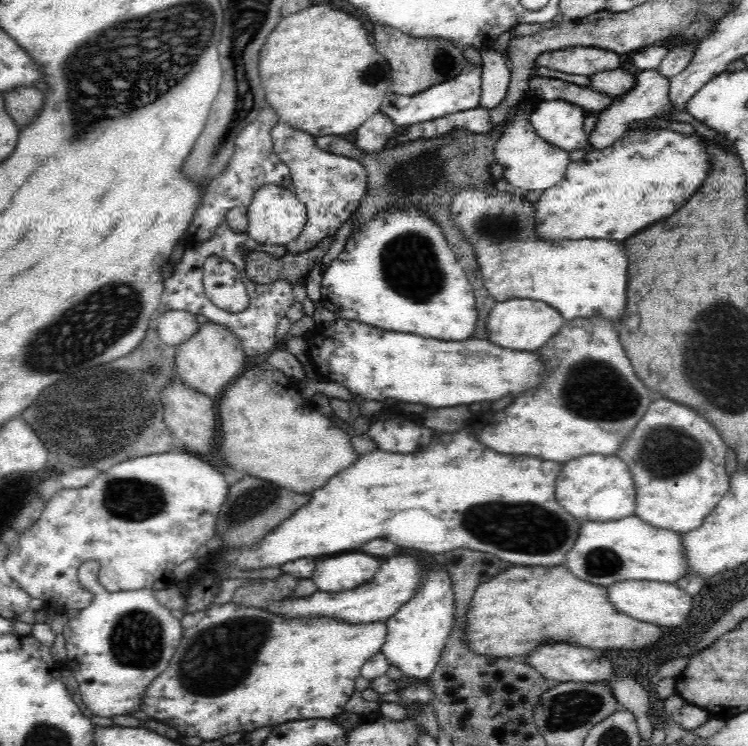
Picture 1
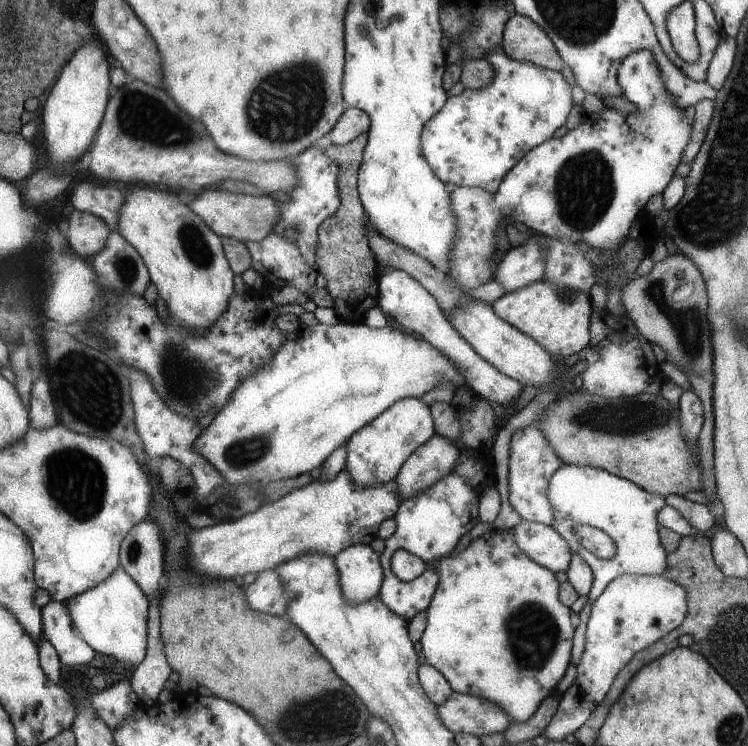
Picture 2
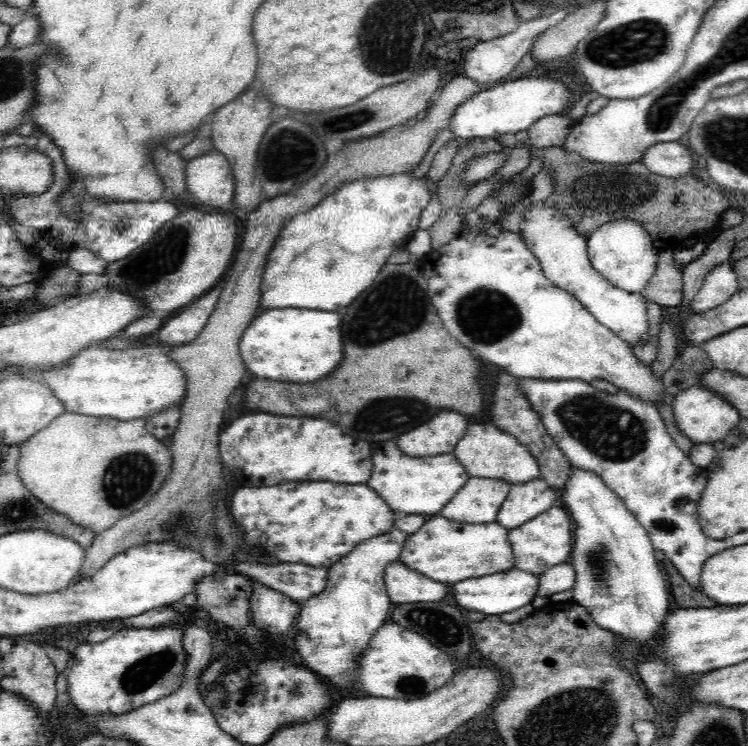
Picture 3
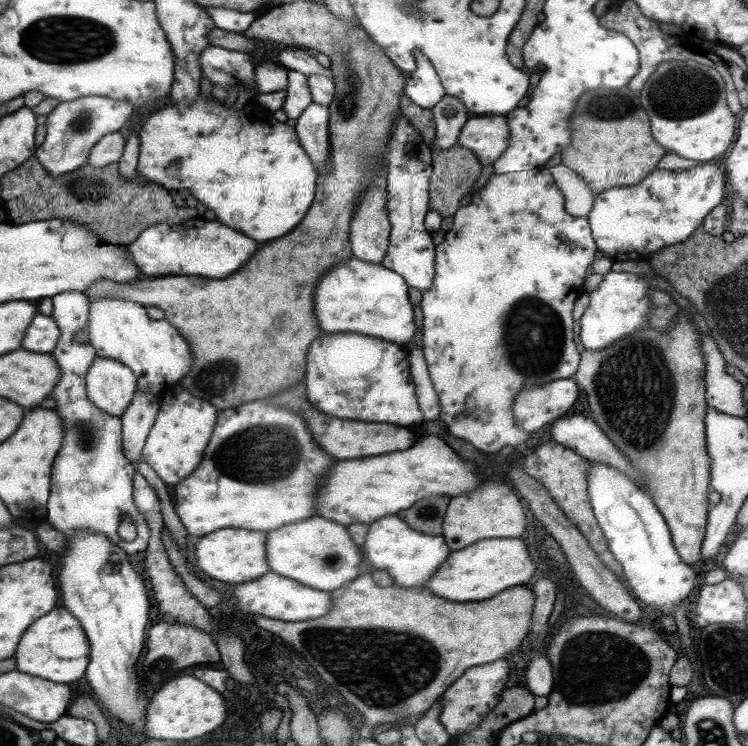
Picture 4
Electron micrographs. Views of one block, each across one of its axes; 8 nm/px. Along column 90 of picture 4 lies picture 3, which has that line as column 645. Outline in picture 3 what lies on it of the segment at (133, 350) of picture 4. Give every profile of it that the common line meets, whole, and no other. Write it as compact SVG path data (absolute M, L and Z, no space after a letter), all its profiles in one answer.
M542 202L532 204L530 210L524 212L524 218L520 224L520 228L522 228L520 238L526 244L526 248L540 262L546 278L552 284L556 284L558 288L564 288L572 296L576 296L594 314L594 318L600 324L610 328L616 336L620 336L626 342L646 344L646 340L650 340L648 322L646 322L646 306L644 306L646 298L642 294L632 294L632 292L626 292L626 290L610 284L610 280L606 280L592 266L590 256L588 256L588 240L576 234L576 230L572 228L574 224L570 224L570 220L566 220L568 216L562 216L558 212L560 210L556 206L552 206L552 204L544 206Z

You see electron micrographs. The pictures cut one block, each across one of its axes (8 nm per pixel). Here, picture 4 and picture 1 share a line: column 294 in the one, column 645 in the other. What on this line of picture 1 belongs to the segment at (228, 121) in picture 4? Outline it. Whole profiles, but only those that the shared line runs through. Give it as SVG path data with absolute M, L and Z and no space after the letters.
M638 128L638 130L628 130L624 132L612 146L600 150L600 152L588 152L582 160L578 162L570 162L568 166L568 172L564 176L564 180L560 180L554 188L548 188L540 194L538 202L536 202L536 234L542 238L542 240L612 240L612 242L624 242L626 238L634 236L638 230L644 230L646 226L658 222L660 218L668 218L676 208L680 208L702 184L702 180L706 178L706 172L710 170L710 162L708 162L708 152L706 152L706 144L704 140L694 134L694 136L682 136L680 132L672 132L672 130L644 130L644 128Z

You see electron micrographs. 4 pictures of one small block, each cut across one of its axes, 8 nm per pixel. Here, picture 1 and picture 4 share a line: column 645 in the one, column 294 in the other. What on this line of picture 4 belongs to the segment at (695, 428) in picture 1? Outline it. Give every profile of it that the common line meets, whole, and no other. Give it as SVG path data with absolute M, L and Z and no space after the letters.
M265 400L249 402L237 408L221 410L217 416L217 424L213 436L205 448L203 462L187 480L171 486L173 490L173 508L191 536L209 536L211 532L219 532L223 528L251 530L251 532L269 532L273 528L281 528L285 524L293 524L297 520L309 518L315 514L315 492L319 476L331 466L331 456L319 452L319 446L309 438L311 432L305 430L305 422L299 420L297 414L287 412L285 408L275 408Z

